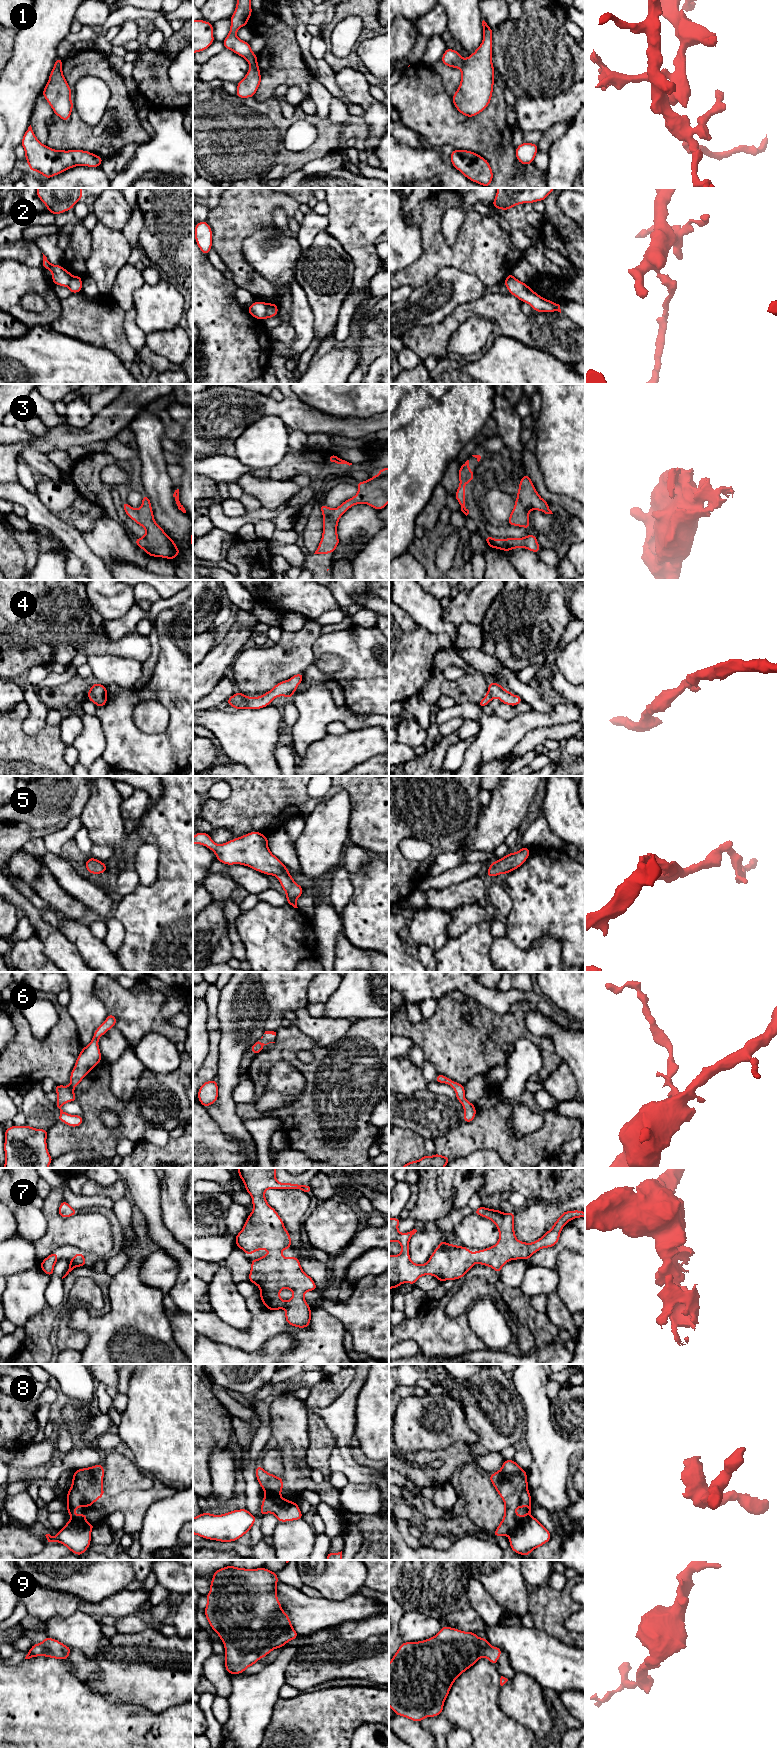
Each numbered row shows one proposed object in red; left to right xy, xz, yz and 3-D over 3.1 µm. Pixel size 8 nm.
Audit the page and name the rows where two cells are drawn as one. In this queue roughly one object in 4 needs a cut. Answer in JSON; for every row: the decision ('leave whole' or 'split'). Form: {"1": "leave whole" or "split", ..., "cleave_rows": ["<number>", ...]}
{"1": "split", "2": "split", "3": "leave whole", "4": "leave whole", "5": "leave whole", "6": "leave whole", "7": "leave whole", "8": "split", "9": "leave whole", "cleave_rows": ["1", "2", "8"]}

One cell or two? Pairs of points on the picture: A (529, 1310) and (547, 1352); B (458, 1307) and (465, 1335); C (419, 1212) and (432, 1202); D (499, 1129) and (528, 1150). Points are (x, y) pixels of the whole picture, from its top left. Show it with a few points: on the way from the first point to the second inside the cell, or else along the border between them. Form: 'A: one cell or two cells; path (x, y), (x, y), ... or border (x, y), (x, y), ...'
A: two cells; border (558, 1340), (535, 1348)
B: two cells; border (456, 1292), (446, 1307), (446, 1314), (450, 1318)
C: one cell; path (422, 1211), (429, 1205)
D: one cell; path (503, 1137), (516, 1150), (520, 1150)

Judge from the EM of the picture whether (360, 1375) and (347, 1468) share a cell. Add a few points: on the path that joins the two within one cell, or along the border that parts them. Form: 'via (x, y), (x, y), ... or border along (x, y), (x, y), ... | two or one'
via (348, 1398), (343, 1409), (343, 1445) | one

